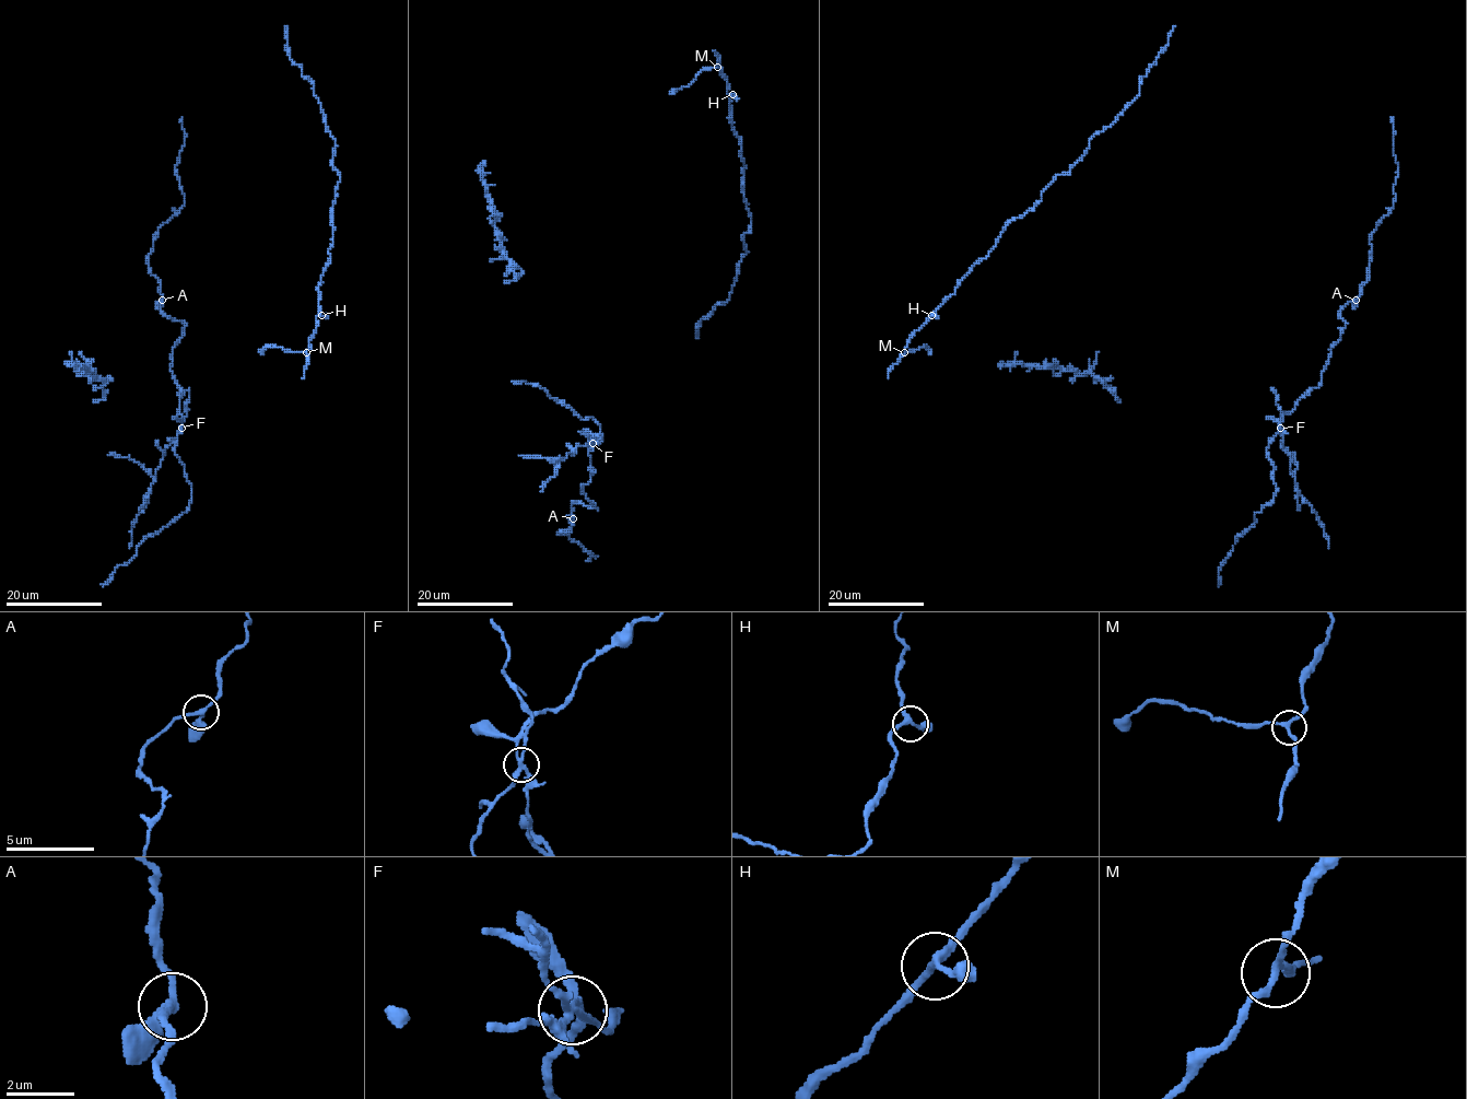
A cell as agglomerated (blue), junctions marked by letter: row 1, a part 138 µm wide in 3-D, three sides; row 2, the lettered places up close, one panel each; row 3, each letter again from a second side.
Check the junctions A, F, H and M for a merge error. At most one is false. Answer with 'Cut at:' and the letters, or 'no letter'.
Cut at: F

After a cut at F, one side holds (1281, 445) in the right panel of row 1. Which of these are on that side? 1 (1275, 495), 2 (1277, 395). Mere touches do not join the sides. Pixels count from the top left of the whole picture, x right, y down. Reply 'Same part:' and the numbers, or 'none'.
Same part: 2

